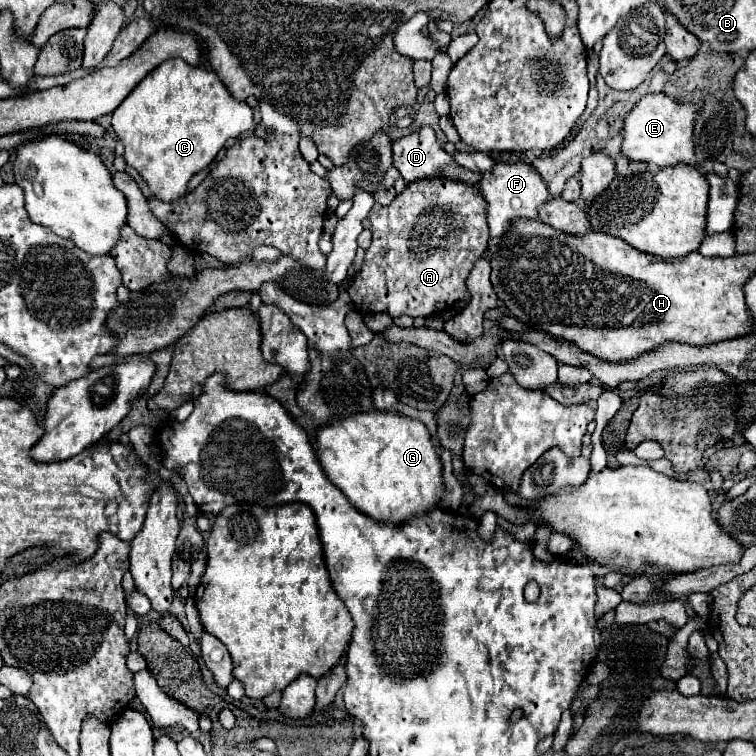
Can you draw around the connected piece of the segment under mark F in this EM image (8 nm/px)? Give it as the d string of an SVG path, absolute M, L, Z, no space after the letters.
M523 161L493 165L493 169L485 173L485 177L479 181L479 189L487 201L487 223L491 231L491 245L499 245L511 219L517 219L517 217L537 219L537 207L549 201L549 191L543 177L535 167Z

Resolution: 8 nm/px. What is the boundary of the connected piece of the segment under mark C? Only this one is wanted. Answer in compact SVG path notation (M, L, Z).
M181 59L163 61L137 85L137 89L133 89L133 93L129 93L129 97L121 103L121 109L113 111L113 131L125 145L123 157L127 165L141 173L151 189L151 195L159 197L161 201L183 197L189 179L215 159L227 139L239 137L243 131L251 129L255 129L253 109L245 101L237 101L225 89L225 83L213 73L213 69L203 65L193 67Z

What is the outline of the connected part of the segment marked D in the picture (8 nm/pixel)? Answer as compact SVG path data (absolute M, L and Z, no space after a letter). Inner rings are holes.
M429 125L393 141L393 167L403 175L405 183L433 179L433 173L447 163L457 165L437 143Z

